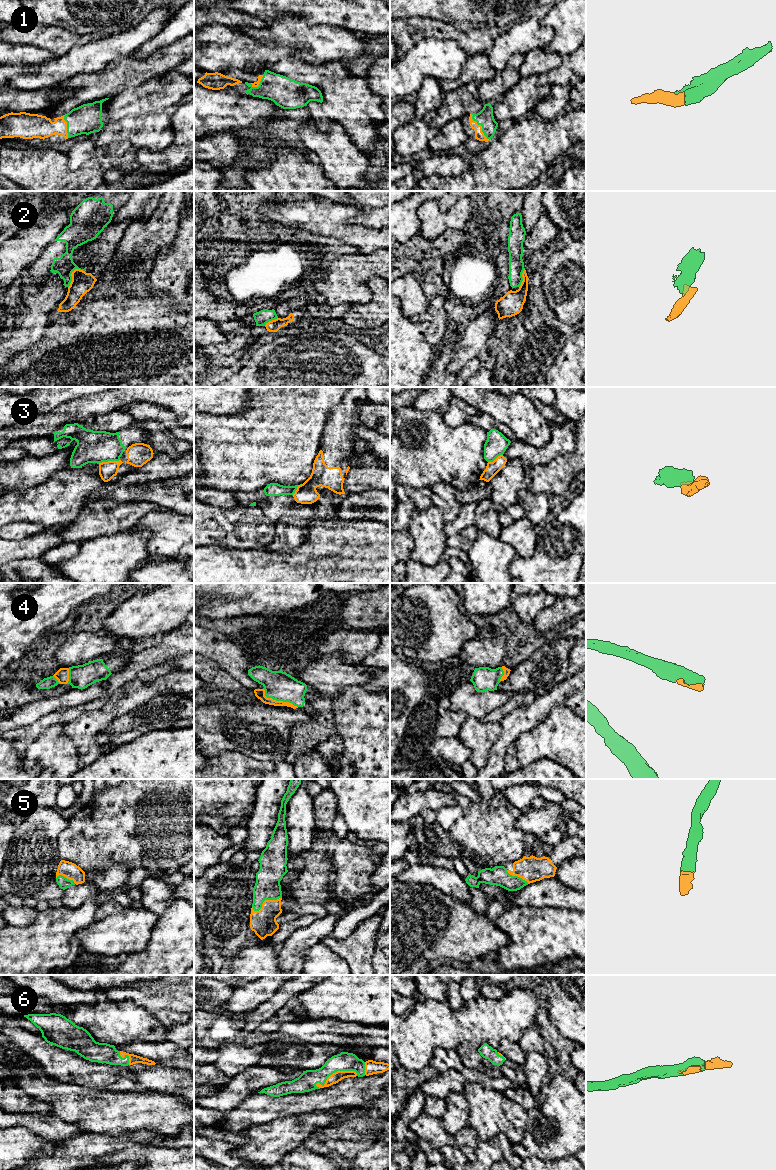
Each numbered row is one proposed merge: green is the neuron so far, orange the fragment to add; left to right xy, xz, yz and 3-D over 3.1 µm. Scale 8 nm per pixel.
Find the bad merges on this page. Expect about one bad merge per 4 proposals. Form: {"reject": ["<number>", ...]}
{"reject": ["2", "3"]}

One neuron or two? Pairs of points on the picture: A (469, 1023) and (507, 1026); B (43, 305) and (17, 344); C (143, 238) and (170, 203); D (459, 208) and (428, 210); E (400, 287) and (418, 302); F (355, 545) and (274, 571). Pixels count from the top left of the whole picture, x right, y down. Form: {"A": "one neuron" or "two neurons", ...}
{"A": "one neuron", "B": "one neuron", "C": "one neuron", "D": "one neuron", "E": "one neuron", "F": "one neuron"}

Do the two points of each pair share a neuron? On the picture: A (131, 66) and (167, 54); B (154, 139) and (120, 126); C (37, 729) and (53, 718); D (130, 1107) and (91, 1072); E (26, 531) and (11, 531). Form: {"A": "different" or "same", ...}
{"A": "same", "B": "same", "C": "same", "D": "different", "E": "same"}

